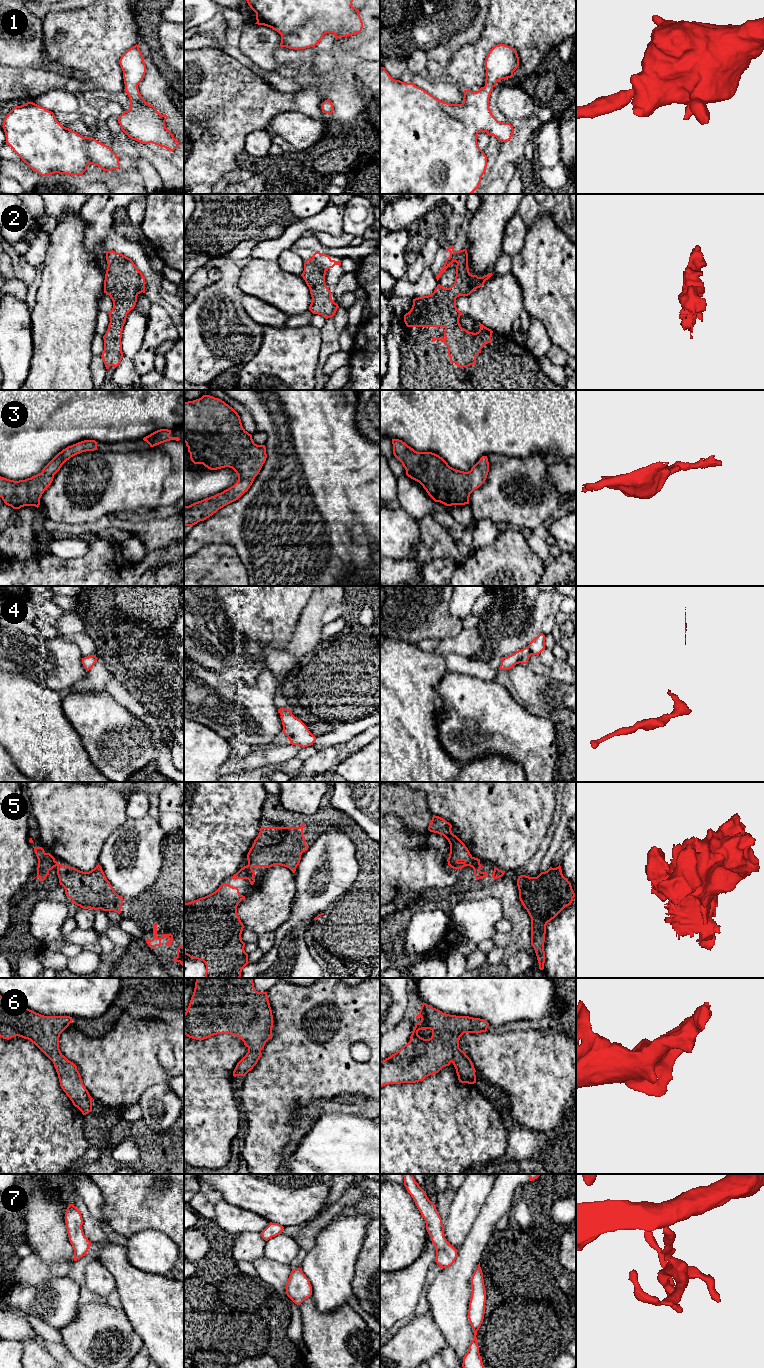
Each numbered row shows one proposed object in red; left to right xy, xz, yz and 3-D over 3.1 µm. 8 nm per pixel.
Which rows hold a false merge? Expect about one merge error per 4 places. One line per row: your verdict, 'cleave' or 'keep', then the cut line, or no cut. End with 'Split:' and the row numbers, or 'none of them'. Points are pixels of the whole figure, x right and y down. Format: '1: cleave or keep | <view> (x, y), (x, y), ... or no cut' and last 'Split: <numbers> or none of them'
1: keep | no cut
2: keep | no cut
3: keep | no cut
4: keep | no cut
5: cleave | xz (243, 867), (253, 875)
6: keep | no cut
7: keep | no cut
Split: 5

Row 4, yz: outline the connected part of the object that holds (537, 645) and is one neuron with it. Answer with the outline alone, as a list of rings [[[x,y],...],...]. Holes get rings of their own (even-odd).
[[[540,633],[527,647],[519,649],[515,653],[502,657],[500,670],[511,669],[516,664],[527,664],[531,655],[538,655],[545,649],[545,635]]]

